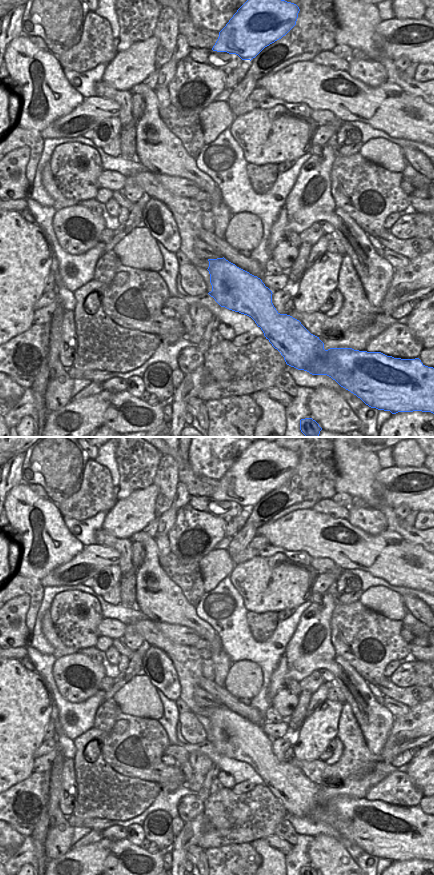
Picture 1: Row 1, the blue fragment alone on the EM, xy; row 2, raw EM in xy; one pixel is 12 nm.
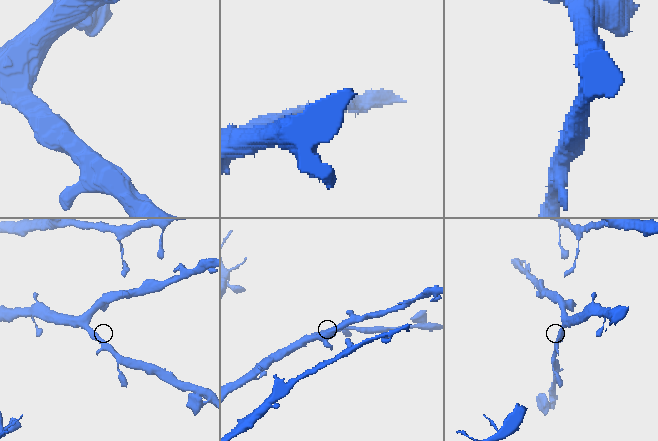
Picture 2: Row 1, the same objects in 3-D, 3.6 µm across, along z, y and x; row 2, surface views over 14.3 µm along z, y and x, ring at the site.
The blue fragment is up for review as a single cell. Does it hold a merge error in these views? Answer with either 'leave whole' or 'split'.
leave whole

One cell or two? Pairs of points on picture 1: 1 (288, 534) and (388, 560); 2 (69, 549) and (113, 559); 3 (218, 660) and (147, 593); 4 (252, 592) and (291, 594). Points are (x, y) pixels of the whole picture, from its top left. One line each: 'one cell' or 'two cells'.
1: one cell
2: two cells
3: one cell
4: one cell

